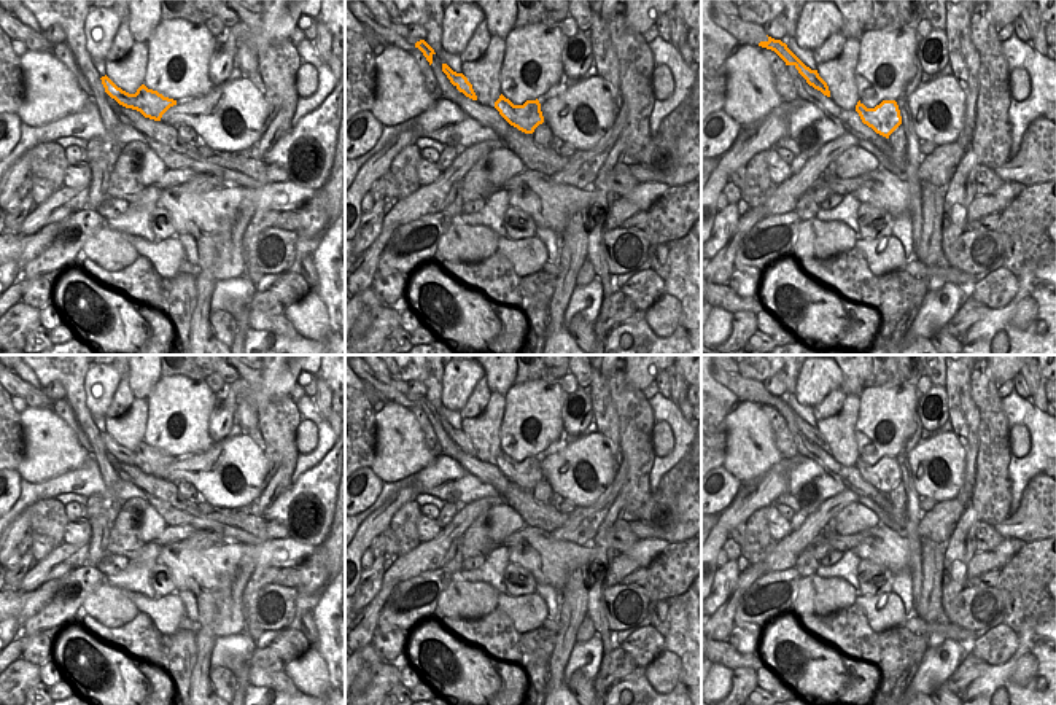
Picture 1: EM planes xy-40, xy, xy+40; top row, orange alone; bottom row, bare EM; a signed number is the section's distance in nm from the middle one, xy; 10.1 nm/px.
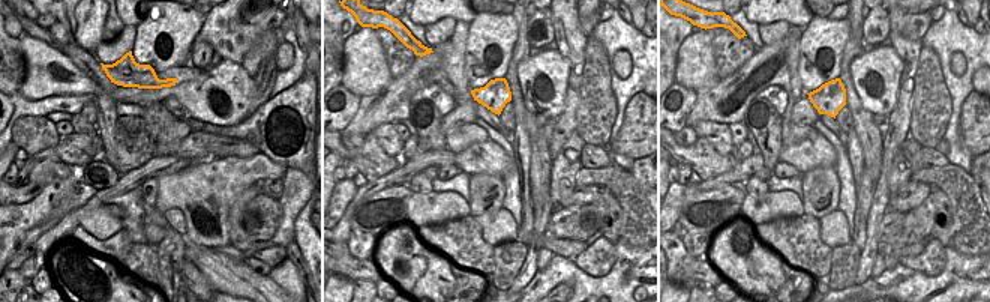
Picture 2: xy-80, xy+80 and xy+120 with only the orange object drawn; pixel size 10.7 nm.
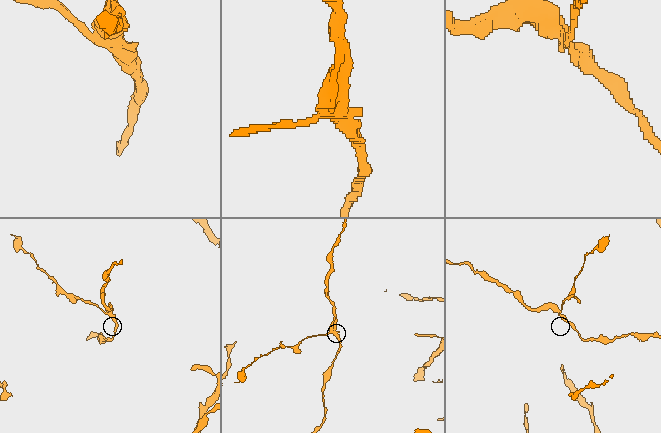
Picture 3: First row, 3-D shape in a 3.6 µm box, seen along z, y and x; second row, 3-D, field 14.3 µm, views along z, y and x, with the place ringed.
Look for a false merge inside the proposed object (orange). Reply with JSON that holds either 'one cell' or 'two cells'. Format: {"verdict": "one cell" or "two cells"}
{"verdict": "two cells"}

